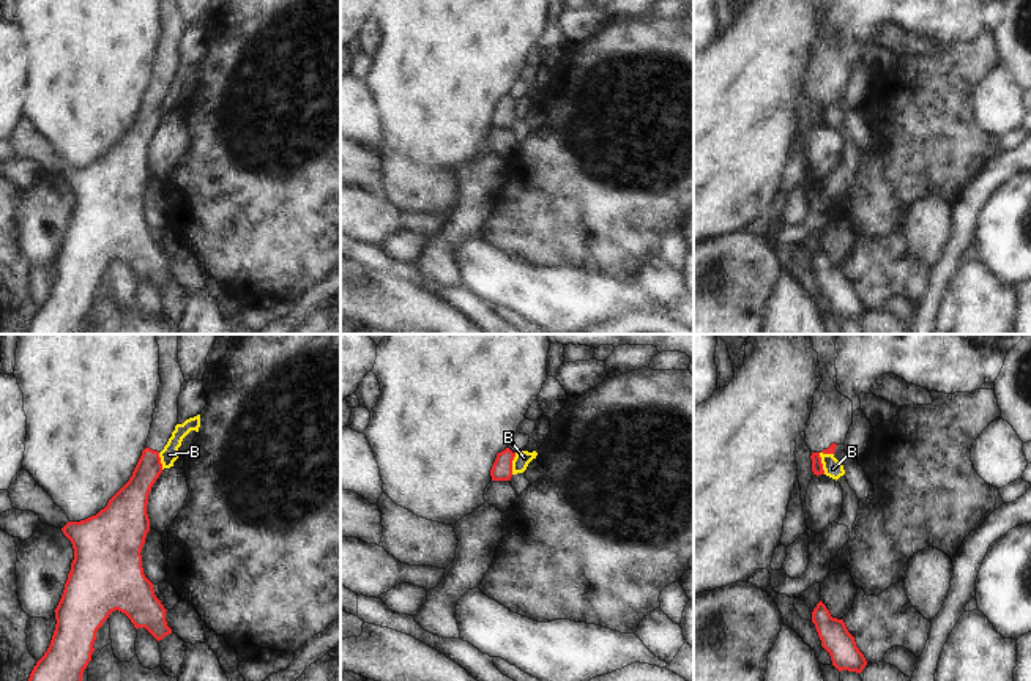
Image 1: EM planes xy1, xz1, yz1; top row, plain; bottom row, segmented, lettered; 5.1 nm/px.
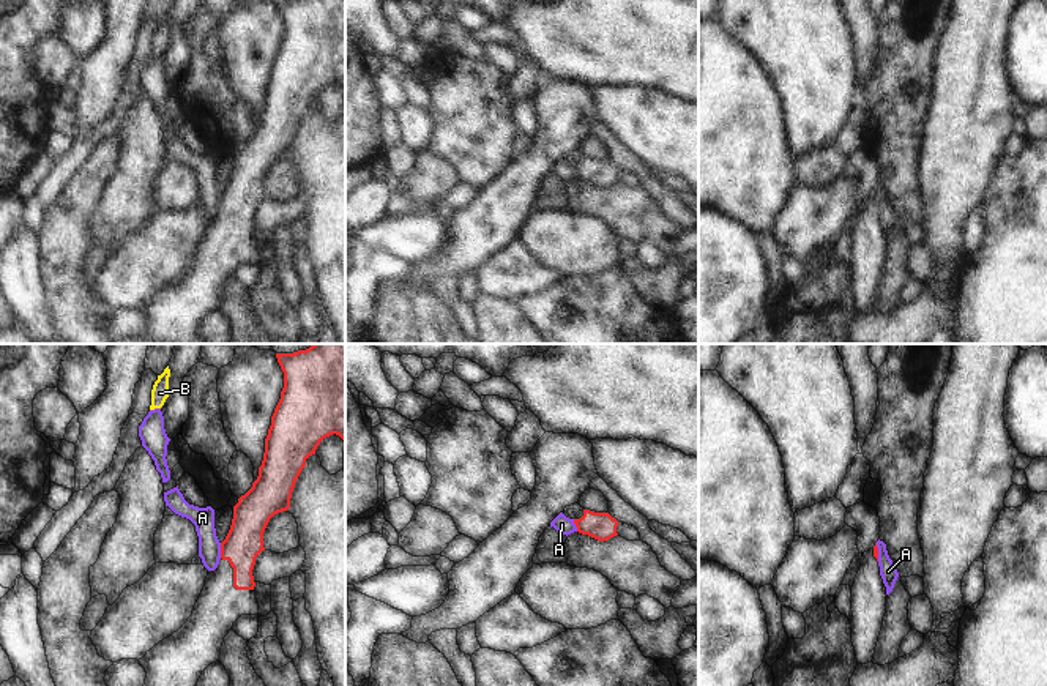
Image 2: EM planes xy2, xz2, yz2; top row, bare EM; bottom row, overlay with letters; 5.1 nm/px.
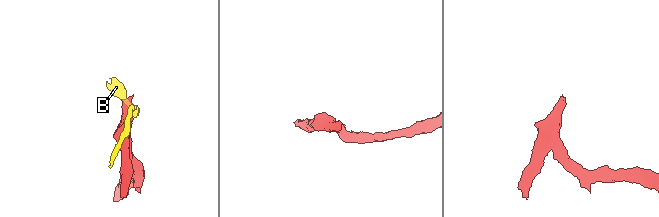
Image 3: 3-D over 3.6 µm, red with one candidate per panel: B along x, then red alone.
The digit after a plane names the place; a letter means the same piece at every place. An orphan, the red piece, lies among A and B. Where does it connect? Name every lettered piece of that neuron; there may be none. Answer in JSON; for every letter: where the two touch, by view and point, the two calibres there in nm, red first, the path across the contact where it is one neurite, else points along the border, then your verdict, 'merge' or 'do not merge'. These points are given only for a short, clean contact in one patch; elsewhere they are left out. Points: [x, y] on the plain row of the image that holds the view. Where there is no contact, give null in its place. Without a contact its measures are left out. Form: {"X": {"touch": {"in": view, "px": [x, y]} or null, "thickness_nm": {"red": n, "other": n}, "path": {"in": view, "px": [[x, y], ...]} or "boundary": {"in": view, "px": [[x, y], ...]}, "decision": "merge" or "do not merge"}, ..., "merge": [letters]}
{"A": {"touch": {"in": "xy2", "px": [221, 197]}, "thickness_nm": {"red": 190, "other": 110}, "boundary": {"in": "xy2", "px": [[219, 190], [221, 204]]}, "decision": "do not merge"}, "B": {"touch": {"in": "yz1", "px": [820, 109]}, "thickness_nm": {"red": 60, "other": 90}, "boundary": {"in": "yz1", "px": [[822, 98], [820, 109], [825, 120]]}, "decision": "do not merge"}, "merge": []}

